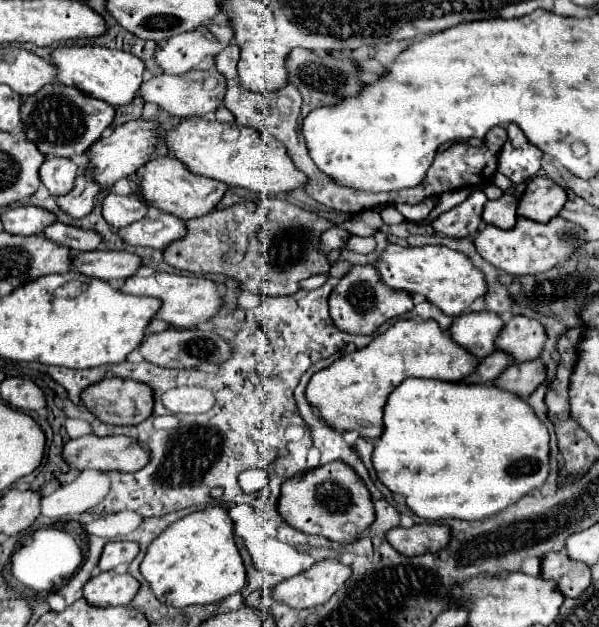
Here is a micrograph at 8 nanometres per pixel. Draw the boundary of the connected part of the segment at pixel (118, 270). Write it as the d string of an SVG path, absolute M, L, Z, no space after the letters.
M93 250L73 258L73 268L85 276L95 276L105 282L127 280L141 268L141 258L131 252Z

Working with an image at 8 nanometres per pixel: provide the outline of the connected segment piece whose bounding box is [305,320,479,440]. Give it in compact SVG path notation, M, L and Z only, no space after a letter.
M397 320L369 346L345 354L331 366L315 372L305 390L307 400L337 430L359 430L363 438L377 440L383 432L383 408L389 394L409 376L459 382L479 364L479 358L447 336L435 320Z

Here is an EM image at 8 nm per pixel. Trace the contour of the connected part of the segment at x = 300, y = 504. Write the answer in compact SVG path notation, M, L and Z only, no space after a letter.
M341 460L323 464L283 482L279 496L279 514L293 528L307 534L321 534L339 544L357 540L361 532L375 520L375 508L367 486L361 482L357 472Z

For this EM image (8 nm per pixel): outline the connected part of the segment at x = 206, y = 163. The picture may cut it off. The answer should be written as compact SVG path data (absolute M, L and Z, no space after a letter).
M211 118L181 120L171 132L167 132L167 146L191 168L191 172L207 178L221 180L229 186L241 186L255 190L259 194L279 194L305 188L305 174L287 156L287 150L279 140L263 140L253 128L243 128L239 124L221 124Z

